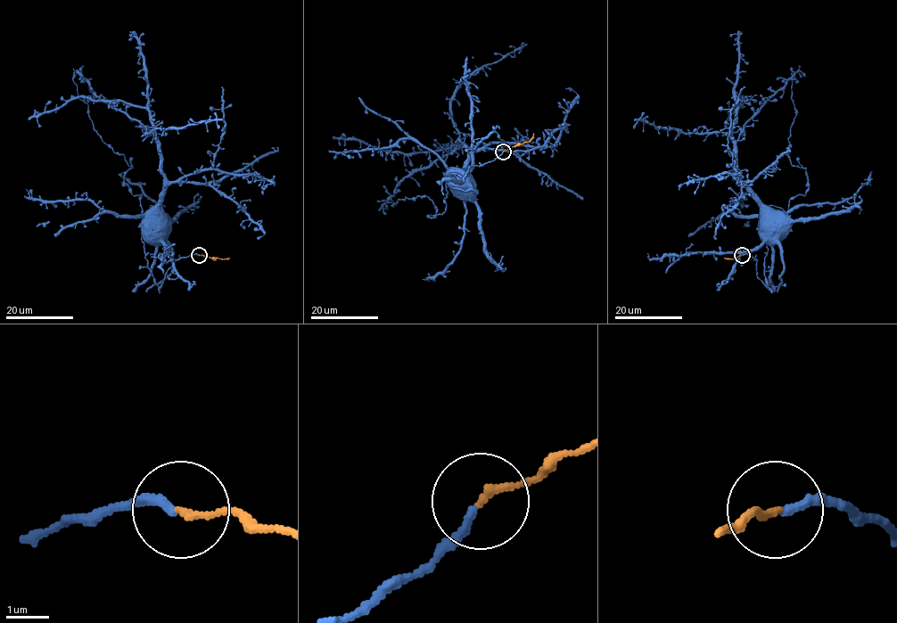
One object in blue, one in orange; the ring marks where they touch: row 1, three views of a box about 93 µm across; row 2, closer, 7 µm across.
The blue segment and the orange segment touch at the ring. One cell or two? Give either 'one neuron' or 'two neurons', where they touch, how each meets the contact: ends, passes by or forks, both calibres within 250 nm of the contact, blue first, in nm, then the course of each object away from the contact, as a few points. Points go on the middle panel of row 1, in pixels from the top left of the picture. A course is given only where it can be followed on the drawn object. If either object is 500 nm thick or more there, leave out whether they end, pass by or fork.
one neuron; place (503, 151); blue ends; orange ends; calibres 200 and 170 nm; course blue (503, 152), (492, 160), (470, 166), (463, 176), (452, 173), (446, 180), (453, 169), (456, 174); course orange (503, 151), (528, 142), (534, 134)

